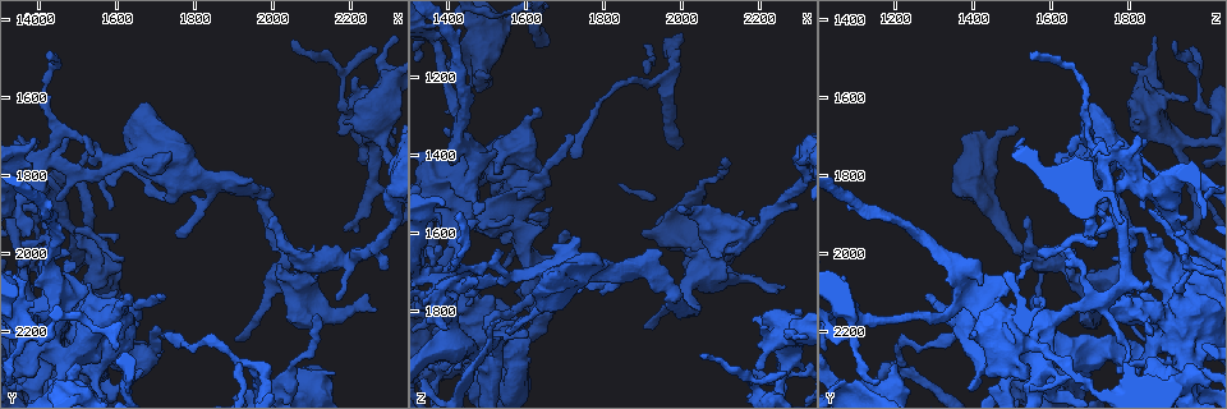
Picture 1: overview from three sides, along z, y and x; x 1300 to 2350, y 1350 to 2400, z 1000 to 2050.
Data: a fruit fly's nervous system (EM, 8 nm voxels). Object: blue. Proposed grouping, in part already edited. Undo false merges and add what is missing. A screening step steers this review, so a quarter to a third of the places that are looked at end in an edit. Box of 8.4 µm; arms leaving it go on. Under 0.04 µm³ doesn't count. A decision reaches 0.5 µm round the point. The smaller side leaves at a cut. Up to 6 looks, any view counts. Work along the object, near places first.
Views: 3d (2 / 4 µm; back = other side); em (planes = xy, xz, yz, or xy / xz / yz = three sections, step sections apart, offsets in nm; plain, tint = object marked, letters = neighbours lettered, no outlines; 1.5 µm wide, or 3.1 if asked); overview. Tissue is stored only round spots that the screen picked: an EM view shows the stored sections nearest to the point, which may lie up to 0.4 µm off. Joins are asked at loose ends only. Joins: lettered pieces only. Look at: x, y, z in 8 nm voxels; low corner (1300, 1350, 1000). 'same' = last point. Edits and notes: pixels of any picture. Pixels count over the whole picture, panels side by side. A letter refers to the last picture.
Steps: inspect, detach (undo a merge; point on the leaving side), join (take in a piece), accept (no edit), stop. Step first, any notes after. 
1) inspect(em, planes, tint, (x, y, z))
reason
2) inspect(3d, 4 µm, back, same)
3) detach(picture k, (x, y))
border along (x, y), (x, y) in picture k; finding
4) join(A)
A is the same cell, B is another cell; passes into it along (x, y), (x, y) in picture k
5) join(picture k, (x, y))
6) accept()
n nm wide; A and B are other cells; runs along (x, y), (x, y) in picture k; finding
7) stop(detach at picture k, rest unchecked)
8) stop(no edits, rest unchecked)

inspect(em, yz, step 8, letters, (1590, 1965, 1845))
free end

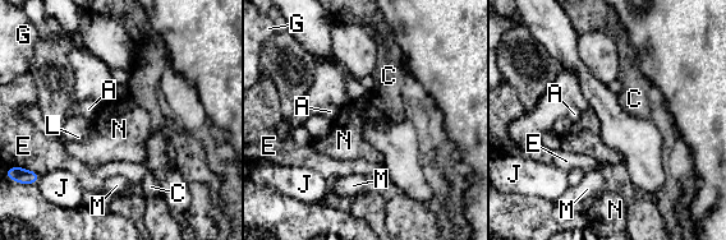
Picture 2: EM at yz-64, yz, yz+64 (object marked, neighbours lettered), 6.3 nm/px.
inspect(em, planes, letters, same)
cut it another way

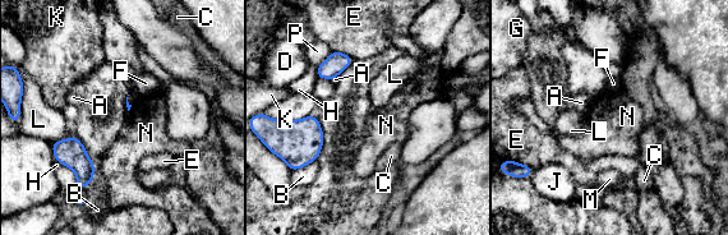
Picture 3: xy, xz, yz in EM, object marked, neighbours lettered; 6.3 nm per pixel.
accept()
A, B, C, D, E, F, G, H, J, K, L, M, N and P are other cells; border along (93, 165), (96, 173) in picture 3; none of them fits

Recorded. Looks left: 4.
inspect(3d, 2 µm, (2195, 1930, 1940))
free end

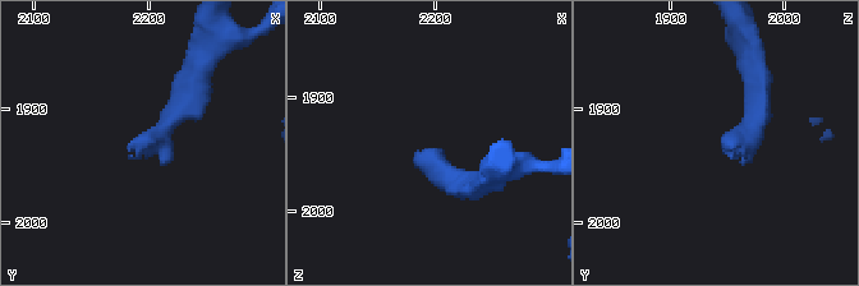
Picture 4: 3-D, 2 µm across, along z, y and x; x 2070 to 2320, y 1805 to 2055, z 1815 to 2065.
inspect(em, xz, step 8, tint, (2192, 1936, 1946))
need the tissue

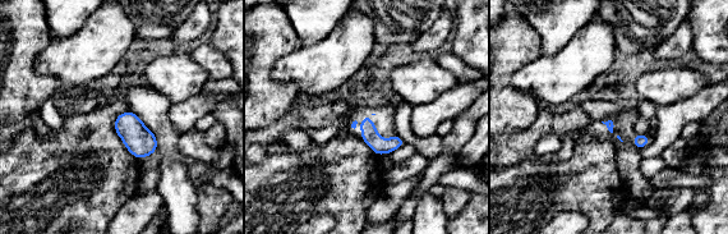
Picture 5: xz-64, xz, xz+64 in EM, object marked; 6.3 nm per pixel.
inspect(em, planes, letters, same)

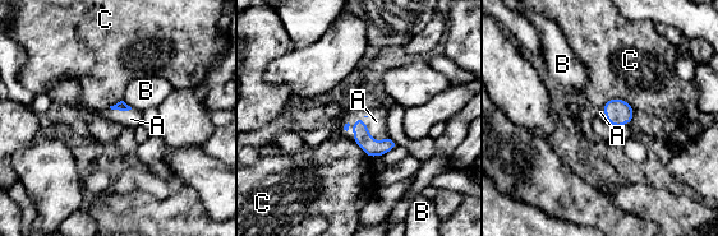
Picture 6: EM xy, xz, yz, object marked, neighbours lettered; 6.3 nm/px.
join(A)
A is the same cell, B and C are other cells; passes into it along (362, 138), (368, 133), (376, 121) in picture 6; it goes on there

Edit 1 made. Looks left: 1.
inspect(em, planes, letters, (1385, 1980, 1705))
closes a loop

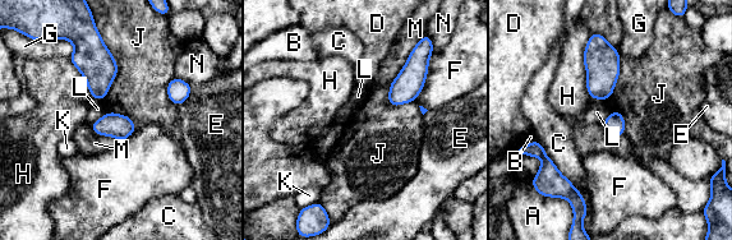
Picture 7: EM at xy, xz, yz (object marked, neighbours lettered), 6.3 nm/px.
accept()
A, B, C, D, E, F, G, H, J, K, L, M and N are other cells; border along (105, 44), (116, 75), (104, 98) in picture 7; all the same neuron

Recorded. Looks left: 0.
stop(join at picture 6, rest unchecked)

